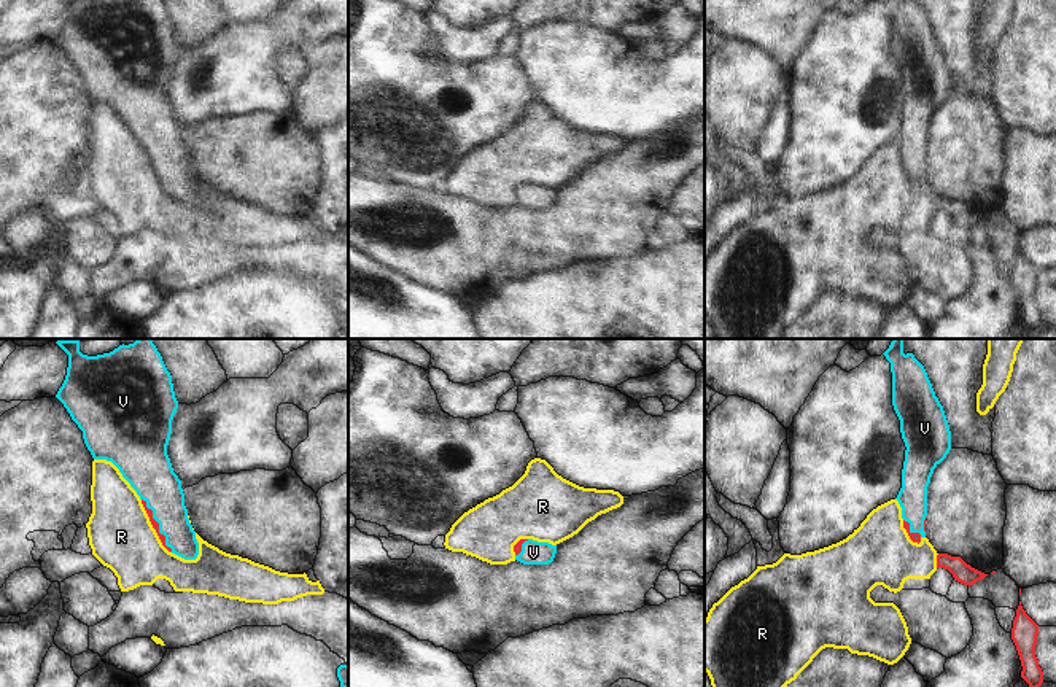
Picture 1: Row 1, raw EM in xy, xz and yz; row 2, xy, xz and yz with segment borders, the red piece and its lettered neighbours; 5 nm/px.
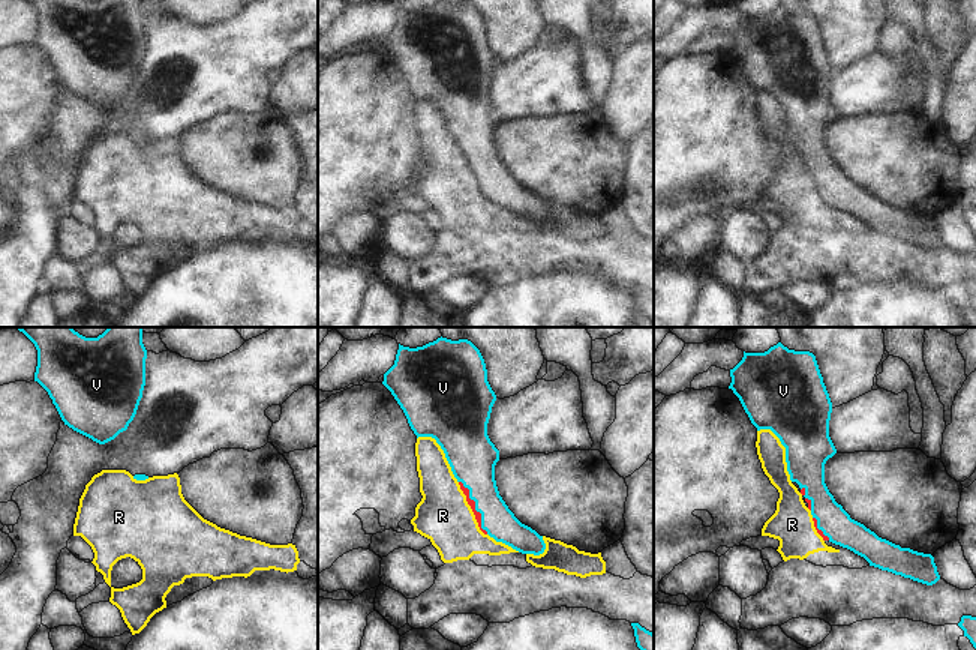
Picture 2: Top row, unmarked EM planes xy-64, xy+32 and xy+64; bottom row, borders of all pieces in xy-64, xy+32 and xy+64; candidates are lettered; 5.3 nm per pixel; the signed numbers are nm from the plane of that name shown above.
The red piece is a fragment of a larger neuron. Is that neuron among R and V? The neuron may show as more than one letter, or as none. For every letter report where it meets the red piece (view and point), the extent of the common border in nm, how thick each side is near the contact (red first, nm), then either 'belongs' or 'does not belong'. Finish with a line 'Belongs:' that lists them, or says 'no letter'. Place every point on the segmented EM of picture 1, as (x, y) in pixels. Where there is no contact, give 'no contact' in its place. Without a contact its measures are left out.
R: meets red in xy at (153, 527); contact 320 nm long; 40 nm thick on the red side, 320 nm on the other; does not belong
V: meets red in xy at (158, 525); contact 320 nm long; 40 nm thick on the red side, 220 nm on the other; belongs
Belongs: V

